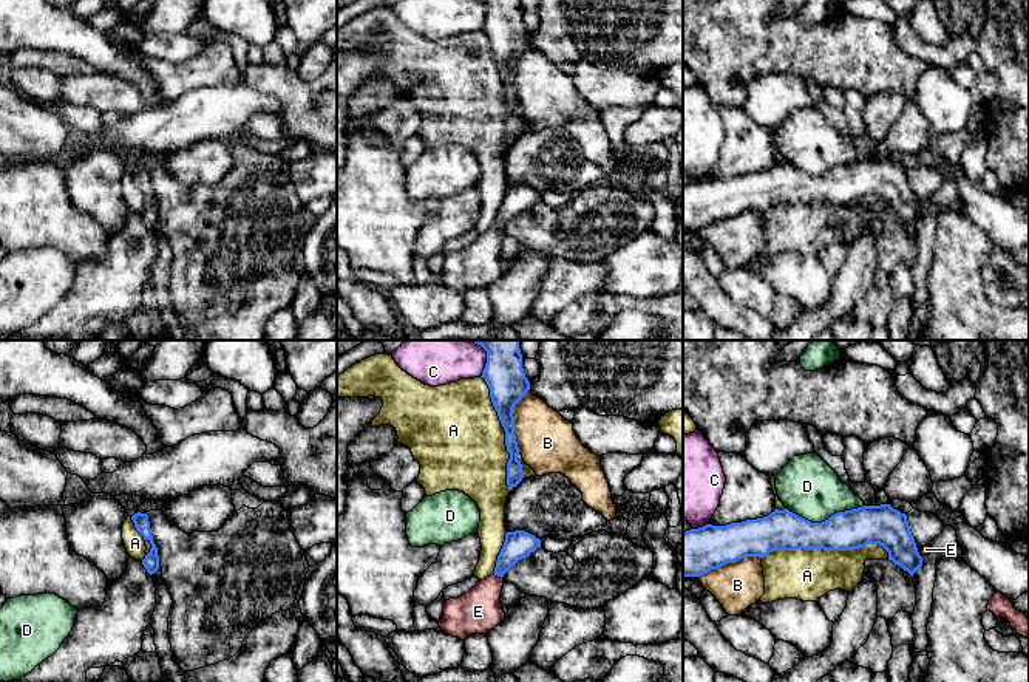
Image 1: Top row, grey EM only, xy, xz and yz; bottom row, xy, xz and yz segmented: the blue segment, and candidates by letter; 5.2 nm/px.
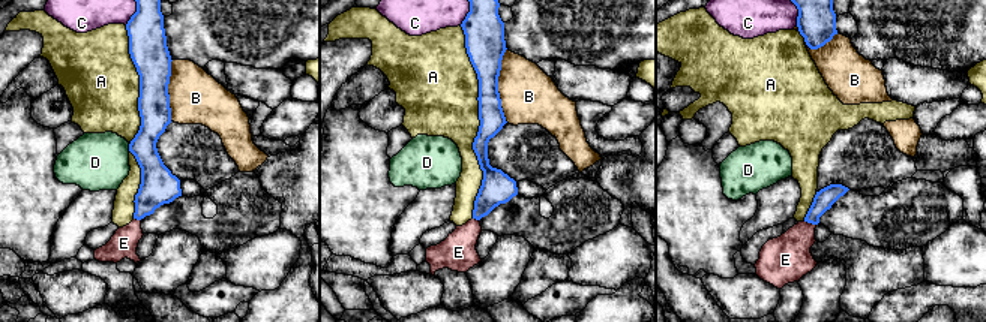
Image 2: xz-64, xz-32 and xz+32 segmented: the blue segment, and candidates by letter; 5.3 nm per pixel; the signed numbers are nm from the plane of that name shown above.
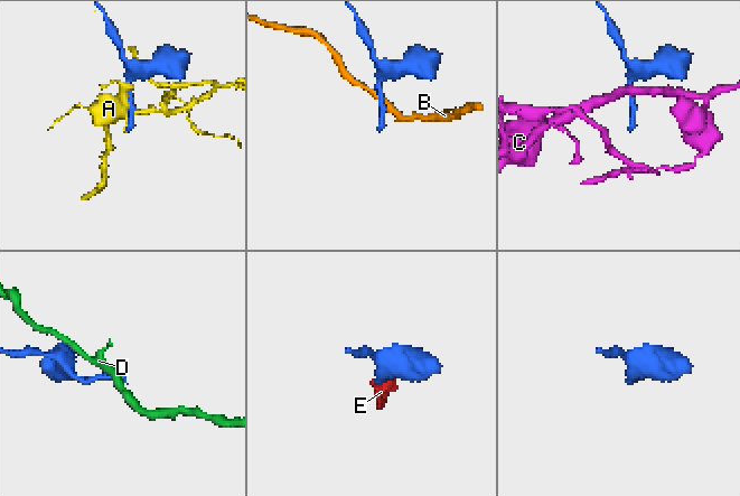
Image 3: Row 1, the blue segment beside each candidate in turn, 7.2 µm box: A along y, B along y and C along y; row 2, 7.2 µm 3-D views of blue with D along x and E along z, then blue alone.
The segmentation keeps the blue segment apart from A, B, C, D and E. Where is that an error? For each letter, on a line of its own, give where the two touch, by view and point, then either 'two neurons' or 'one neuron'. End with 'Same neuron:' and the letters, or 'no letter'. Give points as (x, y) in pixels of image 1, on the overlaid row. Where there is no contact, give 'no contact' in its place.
A: yz (824, 549) | two neurons
B: xz (513, 419) | two neurons
C: xz (487, 356) | two neurons
D: yz (825, 520) | two neurons
E: xz (498, 576) | one neuron
Same neuron: E

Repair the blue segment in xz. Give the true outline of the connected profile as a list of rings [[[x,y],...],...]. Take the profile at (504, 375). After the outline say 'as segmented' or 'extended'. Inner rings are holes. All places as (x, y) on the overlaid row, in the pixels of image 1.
[[[471,340],[487,351],[482,376],[490,388],[490,397],[505,430],[505,445],[510,453],[507,462],[507,486],[516,487],[522,478],[522,464],[518,459],[519,447],[514,435],[514,405],[530,390],[522,368],[519,340]]] | as segmented

